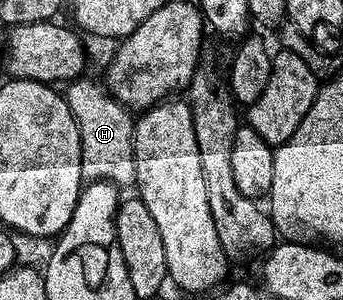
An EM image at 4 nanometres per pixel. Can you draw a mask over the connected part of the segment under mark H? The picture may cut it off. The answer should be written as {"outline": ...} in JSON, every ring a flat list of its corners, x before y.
{"outline":[[81,76,67,83,68,107,78,124,82,144,82,176,85,183,113,182,117,188,131,187,136,180,136,157,132,147,134,118,127,106,108,93,107,85]]}

